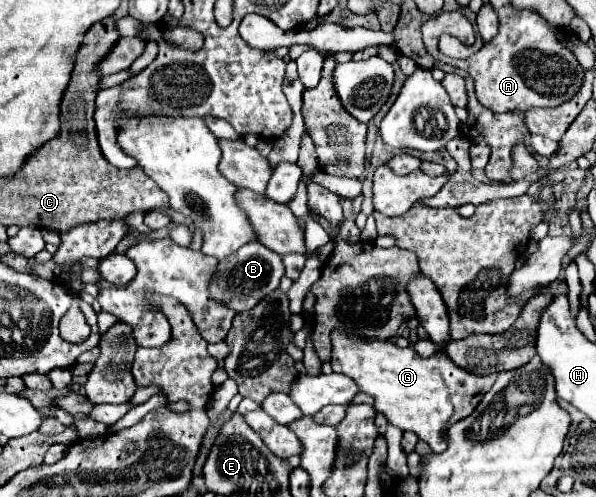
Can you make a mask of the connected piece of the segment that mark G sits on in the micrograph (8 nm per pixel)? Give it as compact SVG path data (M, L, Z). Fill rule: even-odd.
M341 328L331 332L331 342L333 372L353 378L359 392L375 398L373 408L377 412L381 412L393 426L415 432L435 452L443 452L447 448L447 428L455 420L465 418L465 414L471 414L471 410L475 410L479 404L479 398L483 398L497 378L497 374L489 374L487 378L467 374L465 370L459 370L459 366L447 358L447 354L441 352L423 358L411 346L399 348L393 342L359 338Z

